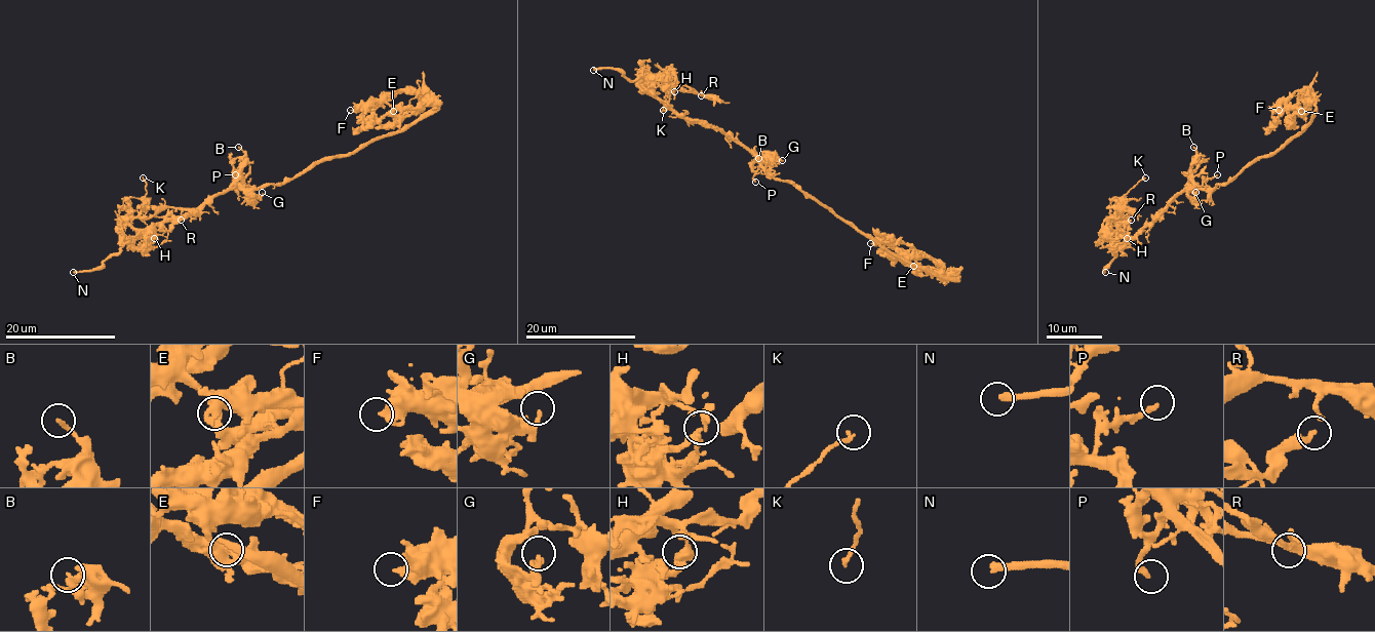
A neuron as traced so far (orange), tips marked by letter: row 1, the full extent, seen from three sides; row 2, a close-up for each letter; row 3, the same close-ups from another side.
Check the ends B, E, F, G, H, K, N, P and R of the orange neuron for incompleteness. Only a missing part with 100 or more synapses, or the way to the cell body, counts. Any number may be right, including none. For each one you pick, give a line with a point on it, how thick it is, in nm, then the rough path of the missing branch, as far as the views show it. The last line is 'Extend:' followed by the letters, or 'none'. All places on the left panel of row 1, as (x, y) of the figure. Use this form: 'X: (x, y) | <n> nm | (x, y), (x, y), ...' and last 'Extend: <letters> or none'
N: (73, 272) | 320 nm
Extend: N

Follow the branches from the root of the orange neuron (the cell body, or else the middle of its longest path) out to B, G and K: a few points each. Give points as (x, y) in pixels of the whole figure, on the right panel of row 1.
B: (1225, 183), (1204, 188), (1191, 179), (1195, 154), (1193, 147)
G: (1225, 183), (1218, 184), (1206, 199), (1195, 202), (1195, 192)
K: (1225, 183), (1213, 188), (1186, 188), (1150, 223), (1128, 236), (1123, 207), (1114, 198), (1122, 198), (1145, 178)

